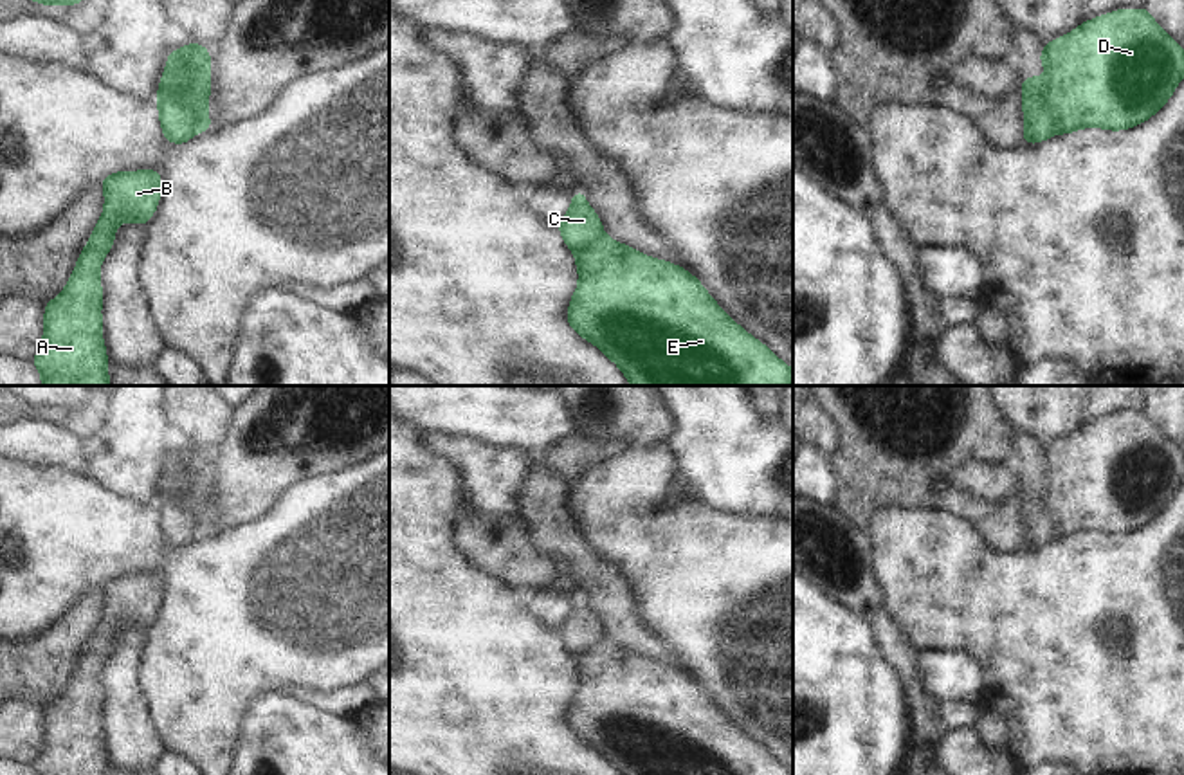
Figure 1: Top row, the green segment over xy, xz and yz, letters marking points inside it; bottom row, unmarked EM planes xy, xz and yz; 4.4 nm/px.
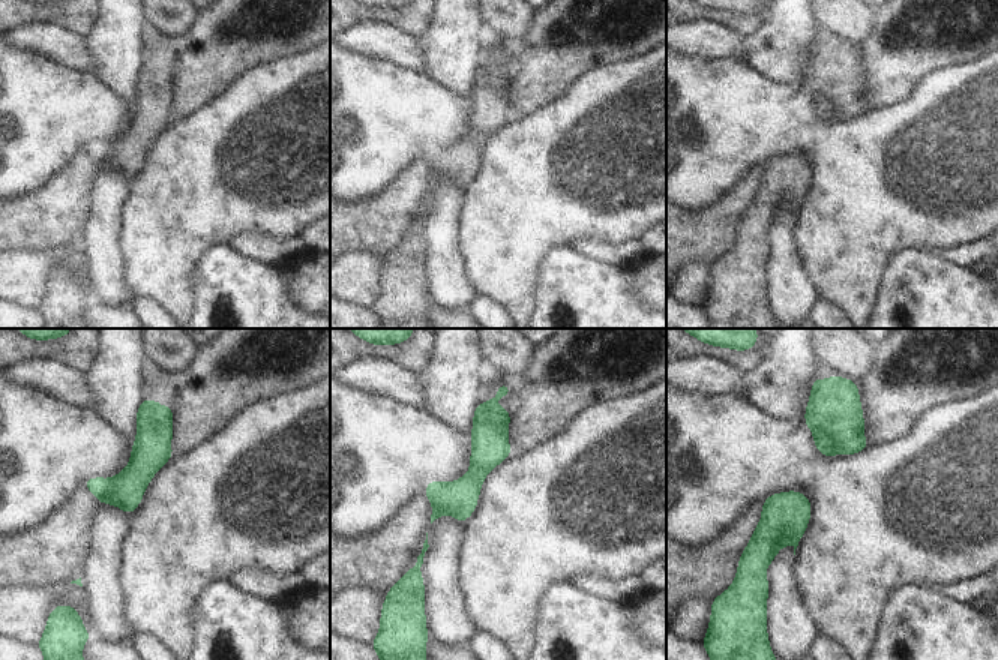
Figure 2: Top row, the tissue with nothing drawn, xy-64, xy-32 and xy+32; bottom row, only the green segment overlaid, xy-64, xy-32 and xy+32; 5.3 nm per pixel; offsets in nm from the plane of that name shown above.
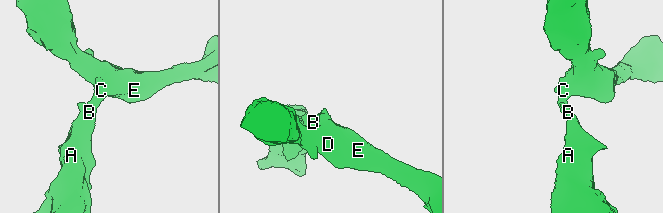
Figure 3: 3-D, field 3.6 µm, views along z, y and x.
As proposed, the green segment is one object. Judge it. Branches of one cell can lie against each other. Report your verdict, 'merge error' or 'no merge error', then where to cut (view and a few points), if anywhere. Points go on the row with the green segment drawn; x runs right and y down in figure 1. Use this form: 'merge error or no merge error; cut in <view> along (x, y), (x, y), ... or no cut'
merge error; cut in xy along (157, 91), (164, 87), (179, 100), (202, 130)

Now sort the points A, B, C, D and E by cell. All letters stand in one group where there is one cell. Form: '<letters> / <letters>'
A B C / D E

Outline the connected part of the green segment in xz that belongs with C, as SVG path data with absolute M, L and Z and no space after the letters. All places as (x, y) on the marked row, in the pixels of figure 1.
M582 187L571 195L571 204L555 229L571 252L580 251L604 234L604 223L586 202L586 191Z

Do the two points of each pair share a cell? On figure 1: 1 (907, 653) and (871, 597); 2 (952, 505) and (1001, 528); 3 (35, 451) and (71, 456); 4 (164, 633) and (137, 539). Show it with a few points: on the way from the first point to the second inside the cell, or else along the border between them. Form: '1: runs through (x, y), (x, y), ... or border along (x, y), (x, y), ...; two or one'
1: runs through (892, 638), (874, 611); one
2: runs through (965, 505), (988, 518); one
3: runs through (44, 451), (62, 451); one
4: runs through (173, 610), (173, 575), (161, 563); one

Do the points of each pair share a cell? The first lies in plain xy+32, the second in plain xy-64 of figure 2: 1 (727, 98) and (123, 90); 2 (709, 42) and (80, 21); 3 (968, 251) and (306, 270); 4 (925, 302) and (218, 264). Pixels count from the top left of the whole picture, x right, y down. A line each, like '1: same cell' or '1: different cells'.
1: different cells
2: different cells
3: different cells
4: same cell

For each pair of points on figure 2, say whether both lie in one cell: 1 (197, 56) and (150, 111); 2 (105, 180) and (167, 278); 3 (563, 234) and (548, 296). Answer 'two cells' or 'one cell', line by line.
1: two cells
2: two cells
3: two cells

